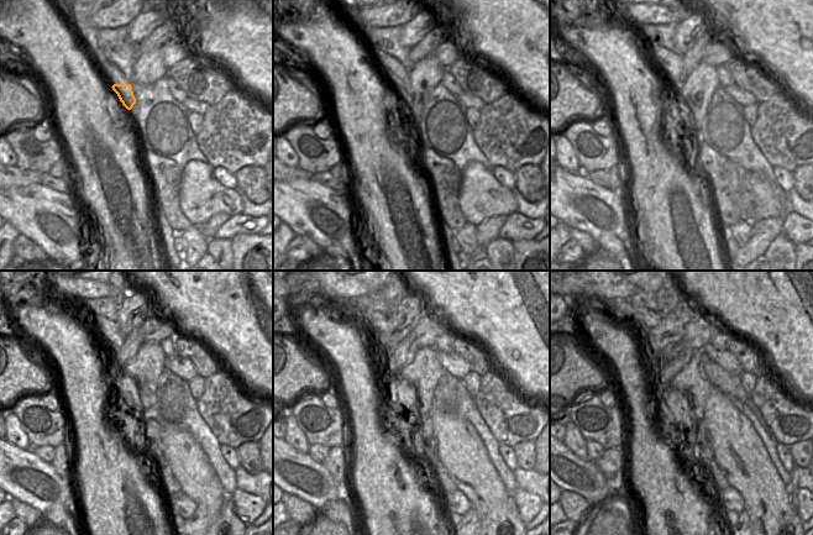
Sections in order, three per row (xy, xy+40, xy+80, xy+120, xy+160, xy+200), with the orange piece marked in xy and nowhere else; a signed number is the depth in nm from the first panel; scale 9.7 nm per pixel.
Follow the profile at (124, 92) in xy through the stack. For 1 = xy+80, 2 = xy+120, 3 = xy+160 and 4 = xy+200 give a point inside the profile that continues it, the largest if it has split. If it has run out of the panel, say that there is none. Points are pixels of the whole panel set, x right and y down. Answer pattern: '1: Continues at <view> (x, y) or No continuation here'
1: Continues at xy+80 (670, 63)
2: Continues at xy+120 (103, 325)
3: Continues at xy+160 (370, 319)
4: Continues at xy+200 (622, 310)

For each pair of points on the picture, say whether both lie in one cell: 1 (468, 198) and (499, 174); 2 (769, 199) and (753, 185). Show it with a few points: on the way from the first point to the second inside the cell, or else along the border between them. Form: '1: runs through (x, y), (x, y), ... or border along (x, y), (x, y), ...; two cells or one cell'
1: border along (491, 169), (494, 178), (510, 189); two cells
2: runs through (765, 195), (756, 187); one cell

